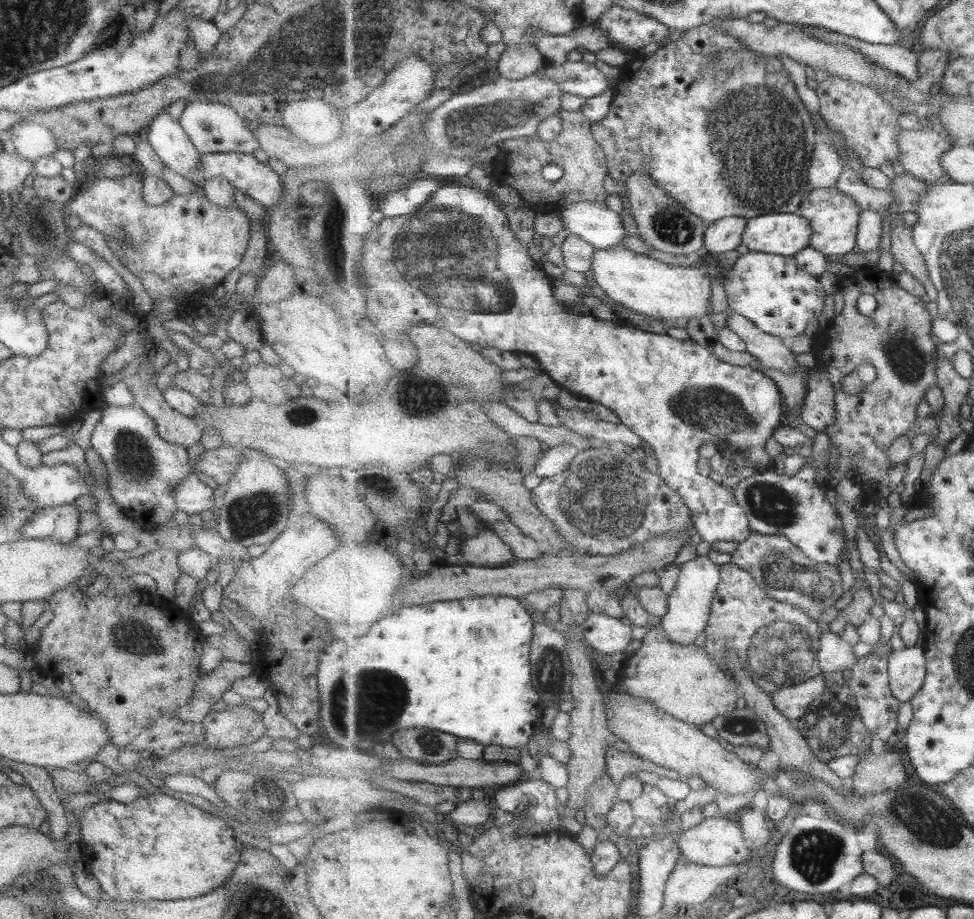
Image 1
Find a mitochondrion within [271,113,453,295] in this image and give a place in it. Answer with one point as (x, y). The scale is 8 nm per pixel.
(336, 257)

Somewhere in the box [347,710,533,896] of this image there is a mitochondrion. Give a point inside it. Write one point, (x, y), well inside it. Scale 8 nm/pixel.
(428, 743)

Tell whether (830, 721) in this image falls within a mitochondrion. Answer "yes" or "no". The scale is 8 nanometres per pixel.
yes

